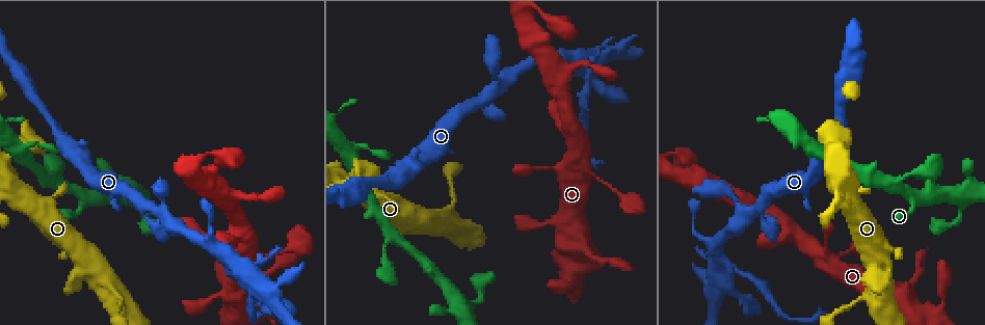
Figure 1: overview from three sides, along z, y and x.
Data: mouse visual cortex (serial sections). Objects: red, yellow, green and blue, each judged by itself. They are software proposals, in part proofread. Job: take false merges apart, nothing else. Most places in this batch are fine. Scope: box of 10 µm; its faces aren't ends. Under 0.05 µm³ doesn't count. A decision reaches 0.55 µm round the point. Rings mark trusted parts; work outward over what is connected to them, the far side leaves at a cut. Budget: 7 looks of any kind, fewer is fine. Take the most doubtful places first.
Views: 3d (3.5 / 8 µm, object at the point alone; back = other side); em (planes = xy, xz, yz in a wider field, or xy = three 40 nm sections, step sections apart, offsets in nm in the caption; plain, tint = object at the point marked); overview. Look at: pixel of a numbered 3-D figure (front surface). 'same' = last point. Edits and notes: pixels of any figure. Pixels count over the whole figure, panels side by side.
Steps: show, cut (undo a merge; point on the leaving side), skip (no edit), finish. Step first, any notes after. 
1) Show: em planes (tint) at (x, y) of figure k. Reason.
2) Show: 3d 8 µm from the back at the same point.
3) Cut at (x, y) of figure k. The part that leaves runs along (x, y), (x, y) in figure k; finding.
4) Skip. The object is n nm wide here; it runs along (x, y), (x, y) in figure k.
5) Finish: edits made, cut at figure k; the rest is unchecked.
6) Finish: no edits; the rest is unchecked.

Show: 3d 3.5 µm at (420, 261) of figure 1. Abrupt turn.

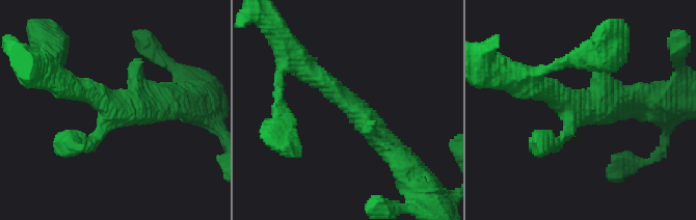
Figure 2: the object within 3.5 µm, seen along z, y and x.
Show: em xy step 1 (tint) at (578, 111) of figure 2.

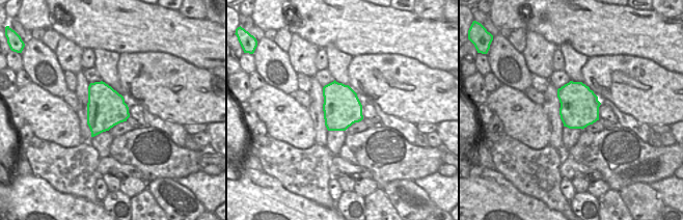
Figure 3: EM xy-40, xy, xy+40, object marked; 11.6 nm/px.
Skip. It runs along (309, 74), (370, 121), (395, 154) in figure 2; one cell here.

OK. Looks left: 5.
Show: 3d 3.5 µm from the back at (252, 266) of figure 1. Two arms at a narrow angle.

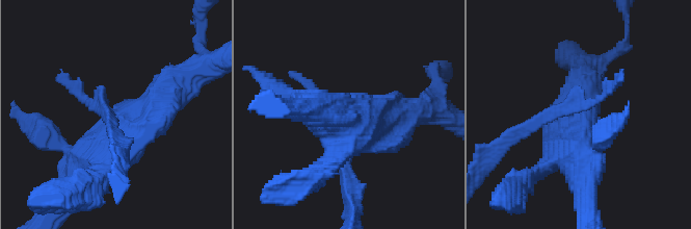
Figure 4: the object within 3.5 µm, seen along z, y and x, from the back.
Show: em xy step 3 (tint) at (118, 116) of figure 4. Shape alone is not enough.

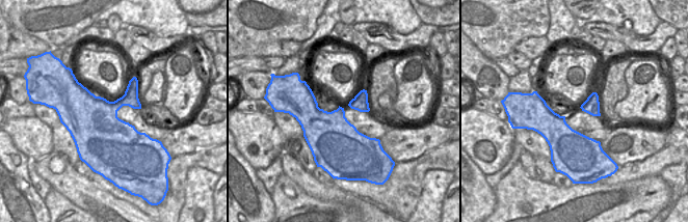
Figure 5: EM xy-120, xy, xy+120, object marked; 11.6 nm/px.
Cut at (536, 118) of figure 4. The part that leaves runs along (572, 115), (556, 111), (495, 153) in figure 4; two cells meet here.

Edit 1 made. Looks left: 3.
Show: overview. See it whole again.

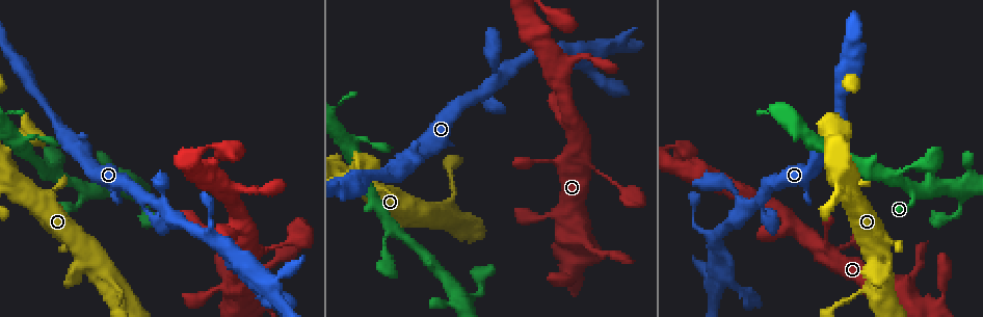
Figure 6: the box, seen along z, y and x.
Show: 3d 3.5 µm at (292, 238) of figure 6.

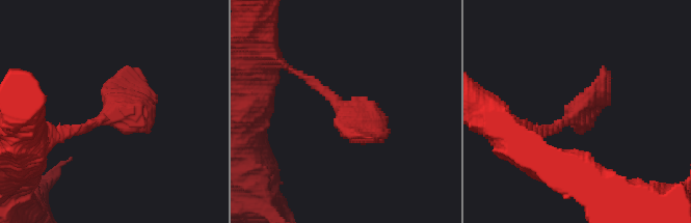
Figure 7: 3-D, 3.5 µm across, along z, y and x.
Show: em planes (tint) at (115, 110) of figure 7. Need the tissue.

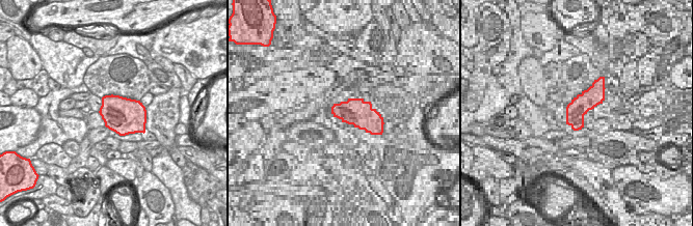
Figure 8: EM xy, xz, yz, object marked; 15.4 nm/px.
Skip. It runs along (296, 72), (382, 141) in figure 7; one cell here.

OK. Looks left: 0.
Finish: edits made, cut at figure 4; the rest is unchecked.

